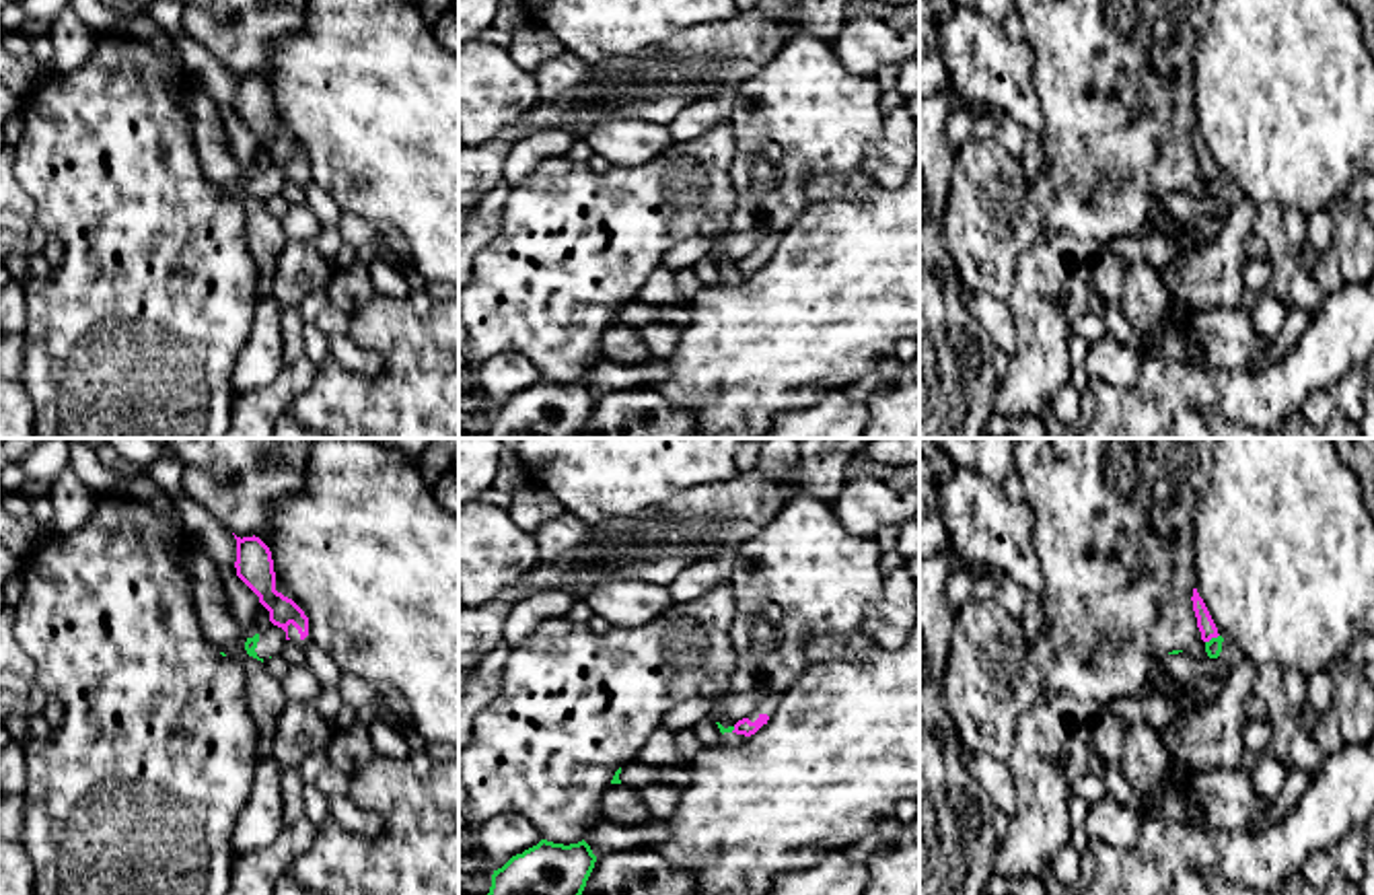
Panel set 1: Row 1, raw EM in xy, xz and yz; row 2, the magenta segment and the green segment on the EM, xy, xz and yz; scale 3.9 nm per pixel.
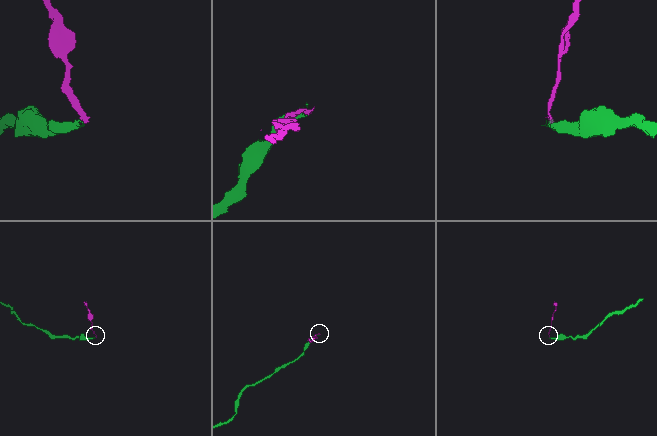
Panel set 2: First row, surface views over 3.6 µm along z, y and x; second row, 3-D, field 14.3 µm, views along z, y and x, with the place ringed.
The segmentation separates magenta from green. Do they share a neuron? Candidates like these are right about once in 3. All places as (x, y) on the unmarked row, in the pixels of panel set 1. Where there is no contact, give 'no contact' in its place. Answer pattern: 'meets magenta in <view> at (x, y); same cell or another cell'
meets magenta in yz at (1212, 175); another cell

